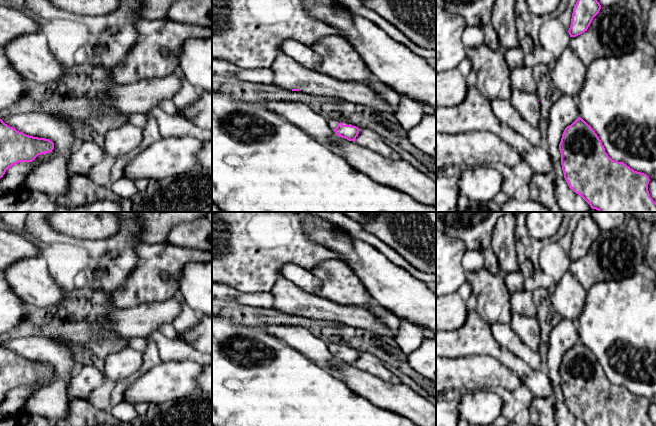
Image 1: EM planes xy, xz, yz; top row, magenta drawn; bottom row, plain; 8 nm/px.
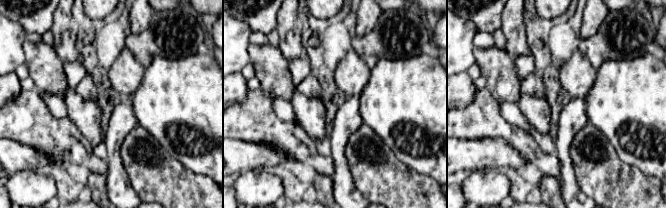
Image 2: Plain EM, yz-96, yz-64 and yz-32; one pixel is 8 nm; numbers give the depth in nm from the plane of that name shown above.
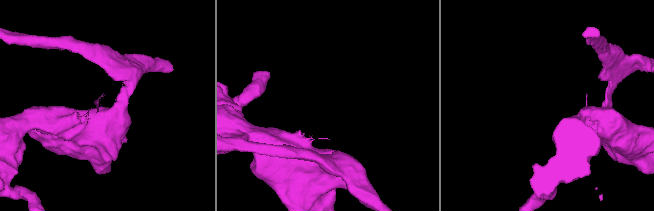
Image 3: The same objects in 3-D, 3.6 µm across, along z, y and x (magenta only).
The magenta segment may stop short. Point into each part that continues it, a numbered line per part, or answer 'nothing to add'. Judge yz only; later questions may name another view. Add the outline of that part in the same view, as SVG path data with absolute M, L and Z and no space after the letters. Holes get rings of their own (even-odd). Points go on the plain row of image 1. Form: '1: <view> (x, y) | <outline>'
nothing to add

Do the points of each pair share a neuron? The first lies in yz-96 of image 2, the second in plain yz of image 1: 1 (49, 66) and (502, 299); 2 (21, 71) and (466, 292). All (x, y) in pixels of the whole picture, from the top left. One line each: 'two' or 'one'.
1: one
2: one

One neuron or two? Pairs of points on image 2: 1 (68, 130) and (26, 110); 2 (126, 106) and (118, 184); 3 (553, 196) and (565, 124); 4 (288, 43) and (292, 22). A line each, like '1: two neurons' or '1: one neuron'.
1: one neuron
2: one neuron
3: two neurons
4: one neuron

